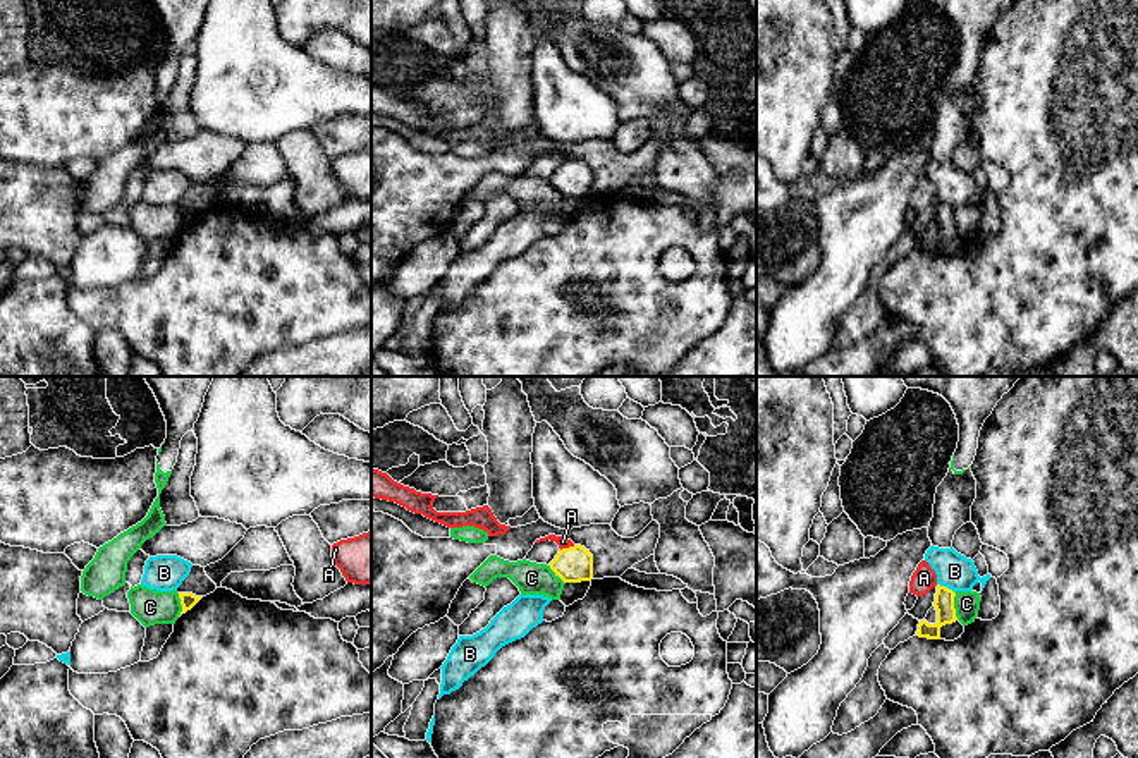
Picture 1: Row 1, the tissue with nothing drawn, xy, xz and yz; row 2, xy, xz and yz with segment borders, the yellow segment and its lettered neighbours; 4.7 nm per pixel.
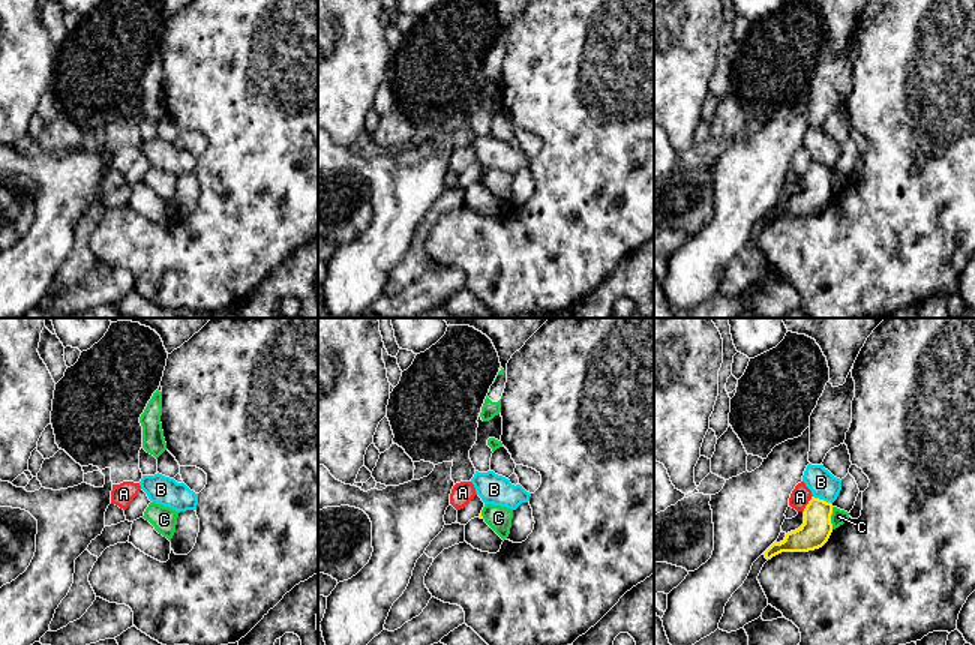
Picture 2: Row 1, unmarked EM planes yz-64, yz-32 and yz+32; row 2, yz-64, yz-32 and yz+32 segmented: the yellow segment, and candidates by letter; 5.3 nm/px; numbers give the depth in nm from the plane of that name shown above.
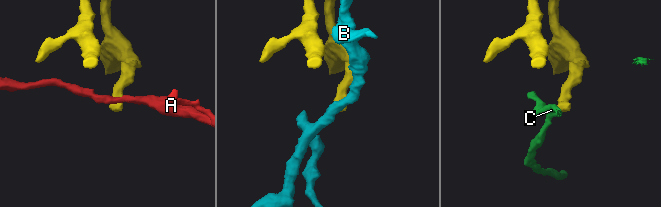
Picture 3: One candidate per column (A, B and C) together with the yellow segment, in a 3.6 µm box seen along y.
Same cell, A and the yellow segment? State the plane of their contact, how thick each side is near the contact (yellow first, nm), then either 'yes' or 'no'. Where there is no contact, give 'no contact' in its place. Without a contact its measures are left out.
meets yellow in xz; 170 nm thick on the yellow side, 50 nm on the other; no

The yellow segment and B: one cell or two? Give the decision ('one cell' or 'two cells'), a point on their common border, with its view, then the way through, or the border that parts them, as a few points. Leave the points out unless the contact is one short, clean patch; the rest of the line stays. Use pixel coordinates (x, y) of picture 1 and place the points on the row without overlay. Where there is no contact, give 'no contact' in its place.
two cells; contact yz (944, 201); border yz (937, 198), (954, 208)

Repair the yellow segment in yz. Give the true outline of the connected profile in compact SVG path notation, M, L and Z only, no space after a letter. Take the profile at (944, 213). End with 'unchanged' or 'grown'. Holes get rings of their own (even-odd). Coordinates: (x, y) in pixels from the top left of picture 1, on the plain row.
M937 199L933 222L937 225L937 237L928 239L927 235L920 235L916 251L928 254L940 254L940 242L945 239L952 239L958 235L954 223L956 208L945 201Z | unchanged

